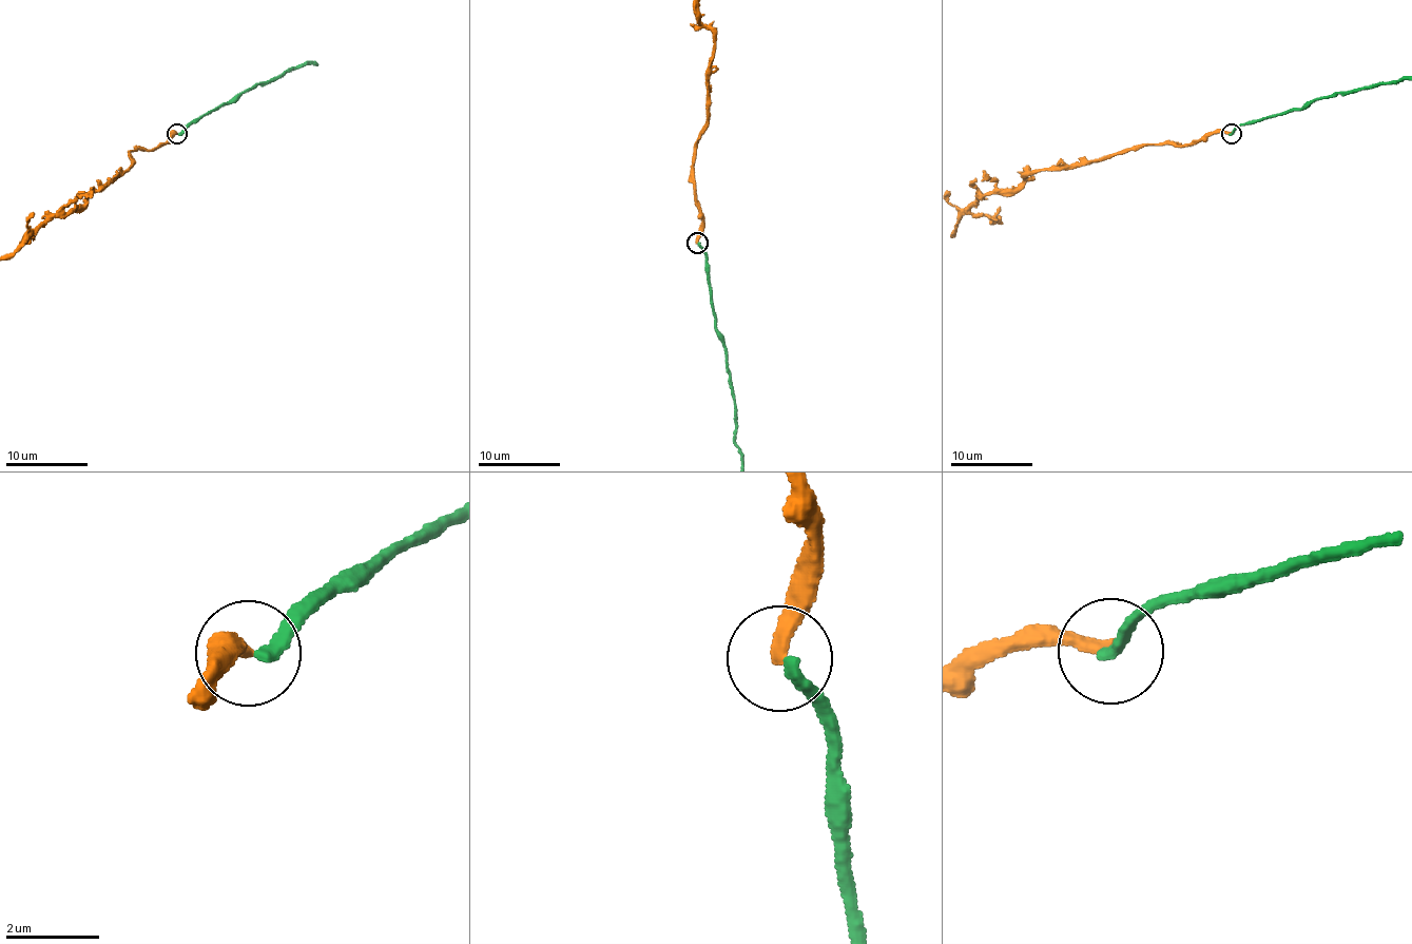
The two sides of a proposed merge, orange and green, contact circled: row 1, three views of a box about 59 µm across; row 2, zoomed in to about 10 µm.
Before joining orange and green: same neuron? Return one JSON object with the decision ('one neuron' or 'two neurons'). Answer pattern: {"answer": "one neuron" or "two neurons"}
{"answer": "two neurons"}

